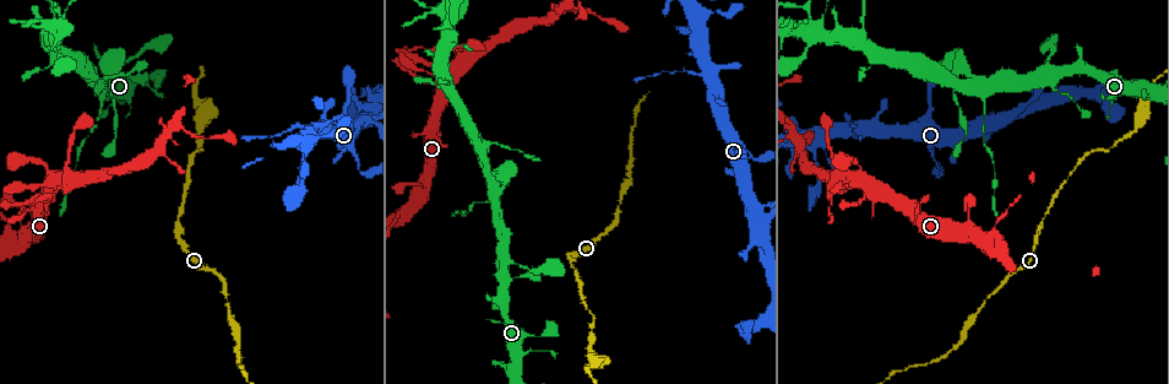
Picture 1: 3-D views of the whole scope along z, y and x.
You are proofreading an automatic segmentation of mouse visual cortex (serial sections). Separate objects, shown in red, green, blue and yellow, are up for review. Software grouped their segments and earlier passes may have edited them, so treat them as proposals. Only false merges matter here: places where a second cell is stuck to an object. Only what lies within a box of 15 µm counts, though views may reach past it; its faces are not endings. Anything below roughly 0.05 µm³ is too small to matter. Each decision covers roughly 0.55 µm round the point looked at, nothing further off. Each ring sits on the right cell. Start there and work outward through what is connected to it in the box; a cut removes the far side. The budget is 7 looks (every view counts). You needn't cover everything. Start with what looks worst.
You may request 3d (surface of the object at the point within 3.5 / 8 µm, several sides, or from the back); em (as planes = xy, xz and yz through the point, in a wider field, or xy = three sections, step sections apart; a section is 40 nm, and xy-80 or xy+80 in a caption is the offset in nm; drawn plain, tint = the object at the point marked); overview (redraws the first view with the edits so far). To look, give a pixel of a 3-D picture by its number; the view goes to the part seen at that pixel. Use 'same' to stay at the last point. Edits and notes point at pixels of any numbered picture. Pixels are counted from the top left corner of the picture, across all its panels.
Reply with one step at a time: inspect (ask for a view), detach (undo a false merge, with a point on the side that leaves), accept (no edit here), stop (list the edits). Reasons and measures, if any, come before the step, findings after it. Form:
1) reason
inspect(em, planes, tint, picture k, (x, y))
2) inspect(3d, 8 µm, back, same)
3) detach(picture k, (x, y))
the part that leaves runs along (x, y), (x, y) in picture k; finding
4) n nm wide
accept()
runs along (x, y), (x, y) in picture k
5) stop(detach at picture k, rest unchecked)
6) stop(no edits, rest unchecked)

thin neck
inspect(em, xy, step 5, tint, picture 1, (983, 124))

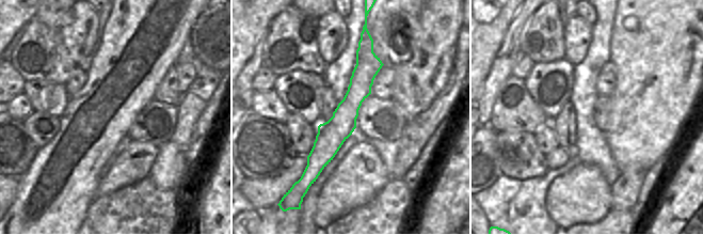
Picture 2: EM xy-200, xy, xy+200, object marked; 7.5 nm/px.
inspect(3d, 3.5 µm, same)

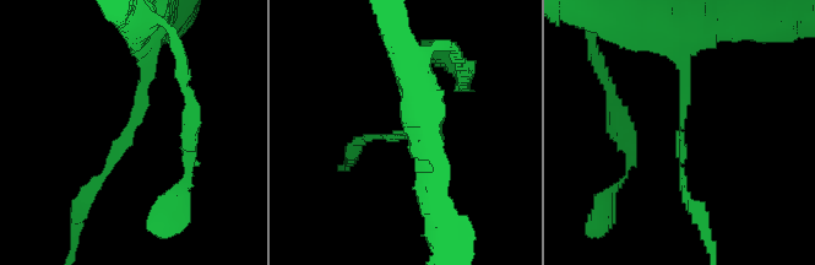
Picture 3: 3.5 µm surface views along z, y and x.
arms of 100, 150 nm
detach(picture 3, (109, 165))
the part that leaves runs along (132, 133), (76, 204), (76, 223) in picture 3; a second cell is stuck on

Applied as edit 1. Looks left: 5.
inspect(3d, 3.5 µm, back, picture 1, (708, 78))

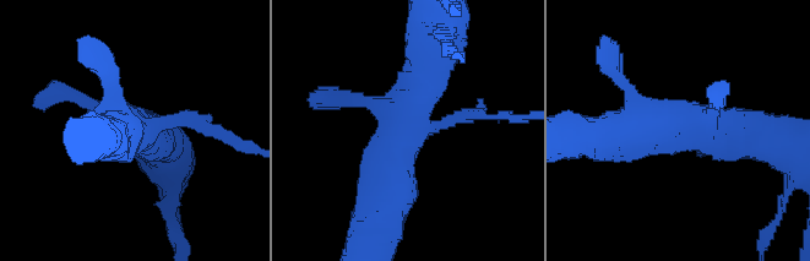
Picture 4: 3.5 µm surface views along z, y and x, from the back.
inspect(em, xy, step 1, tint, picture 4, (682, 129))

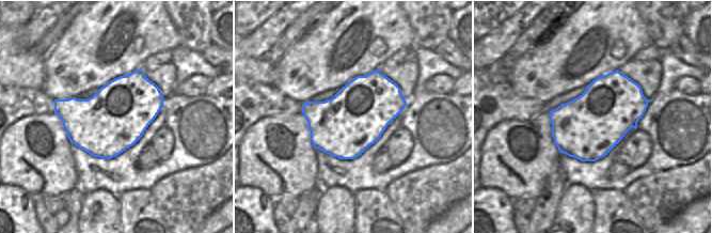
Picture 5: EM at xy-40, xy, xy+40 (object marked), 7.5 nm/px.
cut it another way
inspect(em, xy, step 5, tint, same)

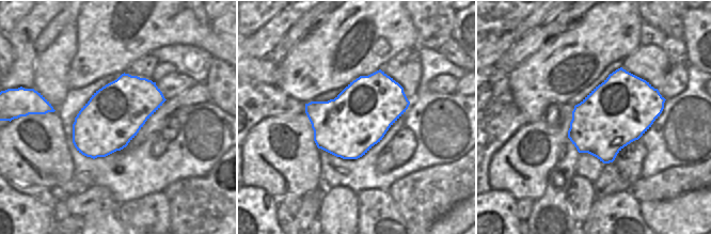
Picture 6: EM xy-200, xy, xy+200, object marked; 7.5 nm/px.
accept()
runs along (384, 206), (407, 109), (429, 59) in picture 4; one cell here

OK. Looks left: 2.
inspect(em, xy, step 2, tint, picture 1, (53, 192))

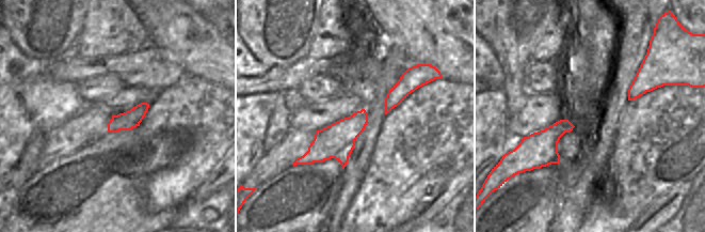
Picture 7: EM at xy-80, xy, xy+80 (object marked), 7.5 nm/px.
wider look
inspect(3d, 3.5 µm, back, same)

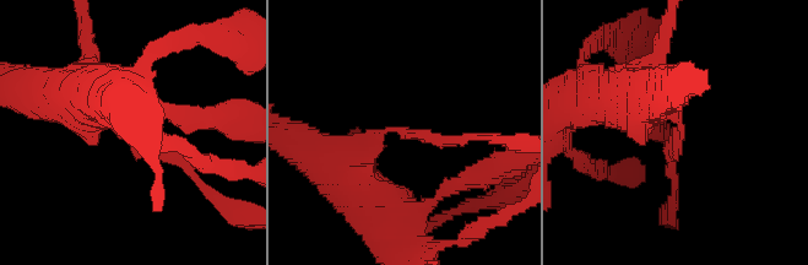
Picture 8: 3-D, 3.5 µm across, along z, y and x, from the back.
accept()
runs along (69, 93), (189, 173) in picture 8; continuous, no second cell

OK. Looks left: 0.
stop(detach at picture 3, rest unchecked)

